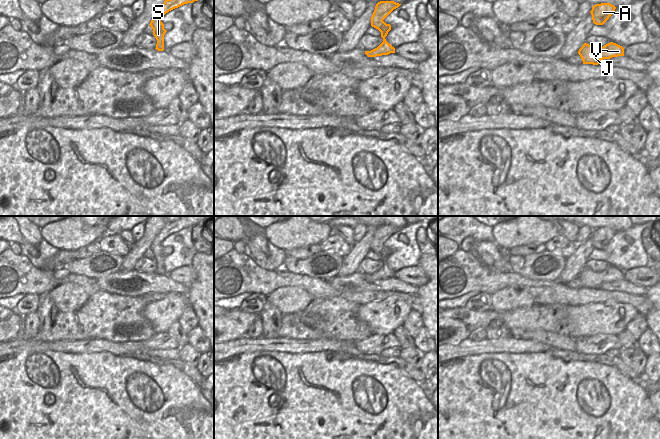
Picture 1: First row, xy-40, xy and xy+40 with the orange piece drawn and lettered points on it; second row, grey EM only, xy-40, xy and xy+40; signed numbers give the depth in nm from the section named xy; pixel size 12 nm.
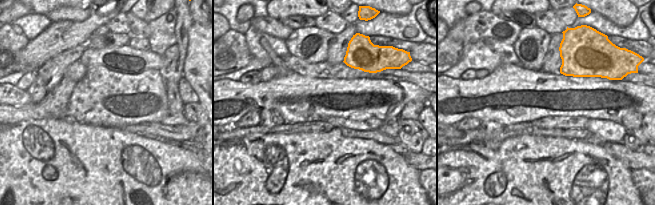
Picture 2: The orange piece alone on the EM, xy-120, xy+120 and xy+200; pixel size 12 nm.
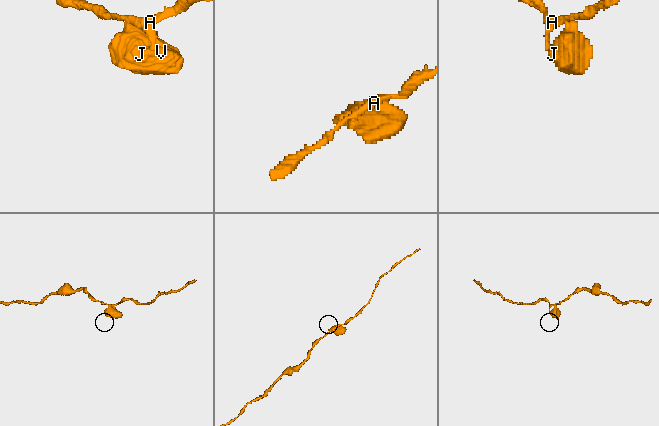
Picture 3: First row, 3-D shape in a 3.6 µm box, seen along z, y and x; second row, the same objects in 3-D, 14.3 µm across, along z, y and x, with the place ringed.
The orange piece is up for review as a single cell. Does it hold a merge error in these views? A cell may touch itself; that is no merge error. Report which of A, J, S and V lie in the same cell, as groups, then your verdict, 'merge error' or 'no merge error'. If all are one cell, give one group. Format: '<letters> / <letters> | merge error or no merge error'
A J S V | no merge error

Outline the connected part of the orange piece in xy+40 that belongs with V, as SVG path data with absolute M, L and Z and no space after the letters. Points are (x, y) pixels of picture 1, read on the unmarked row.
M610 266L601 272L594 272L591 269L584 267L579 273L583 288L598 289L603 283L612 281L624 280L624 272L616 267Z

